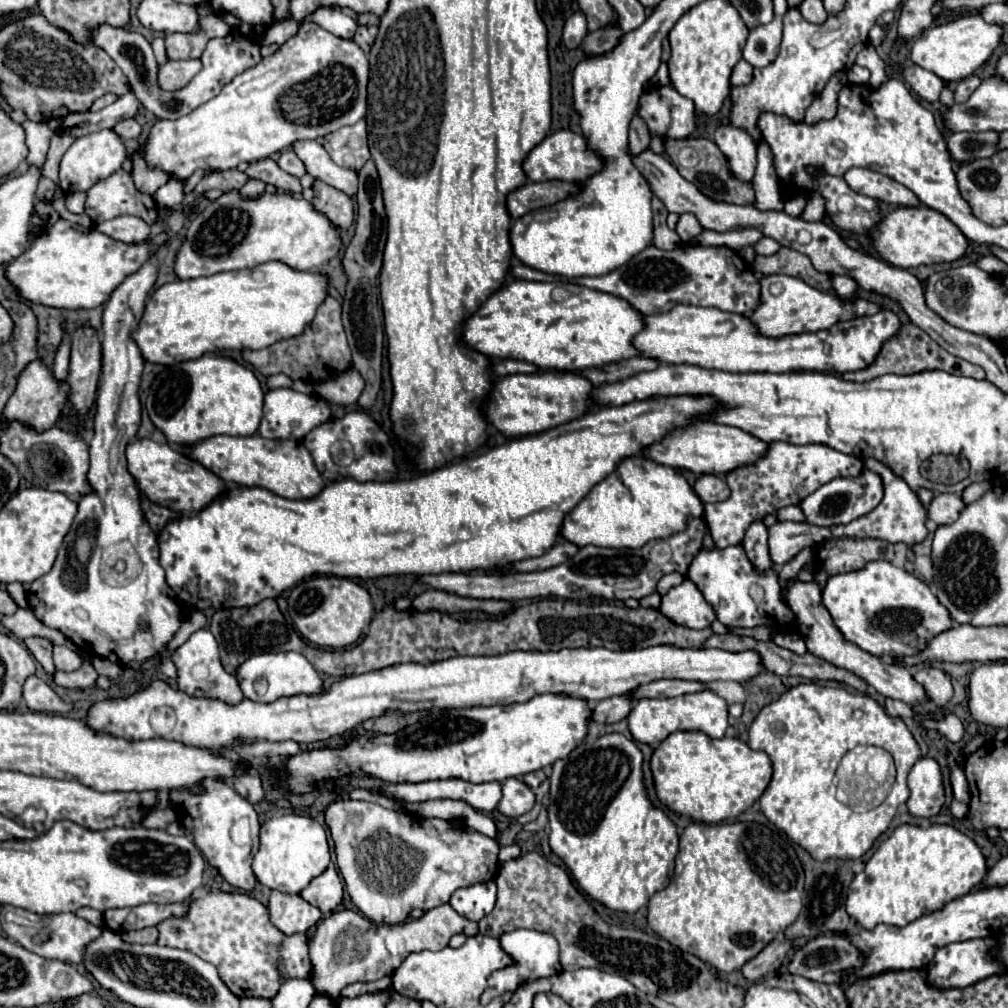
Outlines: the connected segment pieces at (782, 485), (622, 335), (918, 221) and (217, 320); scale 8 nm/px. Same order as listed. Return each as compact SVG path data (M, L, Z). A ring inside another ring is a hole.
M772 442L766 456L752 466L736 468L726 474L726 484L730 488L730 498L716 504L706 504L704 520L712 534L716 548L726 548L742 544L748 524L762 520L766 514L776 514L780 508L790 504L800 504L808 494L816 492L822 484L838 476L858 476L864 464L856 456L842 454L822 444L794 446L788 442Z
M514 280L512 284L500 288L498 292L494 292L482 306L478 312L474 312L466 326L464 326L464 342L490 356L490 358L496 358L496 360L508 360L508 358L514 358L514 360L526 360L530 364L536 364L538 368L542 370L572 370L572 368L600 368L600 364L612 364L612 360L628 360L628 356L638 356L640 352L634 348L632 340L634 336L644 328L644 314L636 312L636 308L632 308L624 298L620 296L612 296L608 292L596 292L592 288L582 288L578 284L570 284L570 282L530 282L530 280Z
M896 208L880 218L880 222L870 230L870 240L874 250L882 260L898 268L918 268L942 262L954 262L964 256L968 240L958 230L958 226L948 220L942 212L932 208Z
M280 260L258 264L252 270L220 272L216 276L204 276L196 280L174 280L160 286L146 302L140 326L132 334L142 350L144 360L154 364L174 364L200 358L206 352L220 350L258 350L272 346L278 340L298 336L314 320L318 306L328 296L328 276L320 272L296 272Z

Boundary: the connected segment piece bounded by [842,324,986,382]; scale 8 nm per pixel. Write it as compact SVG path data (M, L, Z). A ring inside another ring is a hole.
M904 324L898 332L898 336L890 338L888 342L884 342L880 354L876 356L876 360L862 370L856 372L846 372L842 374L846 380L854 380L854 382L868 382L872 378L878 378L882 374L916 374L916 372L924 372L924 370L946 370L950 374L958 374L958 376L972 376L972 378L986 378L984 370L976 364L970 364L958 356L952 354L944 354L944 348L940 348L924 330L920 330L914 324Z

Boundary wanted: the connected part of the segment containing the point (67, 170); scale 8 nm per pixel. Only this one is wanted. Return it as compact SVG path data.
M100 130L100 132L88 134L88 136L76 138L60 162L60 186L66 194L78 192L78 190L88 190L96 182L106 180L108 176L112 176L112 172L120 170L120 166L126 158L128 158L128 154L126 154L124 142L114 130Z

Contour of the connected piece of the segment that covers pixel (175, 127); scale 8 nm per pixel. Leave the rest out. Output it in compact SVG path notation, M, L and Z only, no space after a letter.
M304 20L298 28L298 32L286 40L272 56L268 58L262 58L260 64L248 68L246 72L242 72L240 76L236 76L230 84L226 84L222 88L222 92L218 96L214 96L212 100L204 102L200 108L192 110L190 114L178 118L178 120L158 120L152 130L150 130L150 136L148 136L148 142L146 142L146 160L152 168L160 168L176 178L190 178L198 168L202 170L208 170L208 172L216 172L216 170L230 170L230 168L236 168L240 162L258 162L262 158L270 158L274 152L282 152L284 148L292 146L296 140L318 140L342 126L348 126L348 124L356 124L360 118L364 118L366 114L366 84L368 84L368 56L362 52L362 48L354 42L354 40L344 40L344 38L338 38L334 34L330 34L328 30L320 28L318 24L314 24L312 20Z

